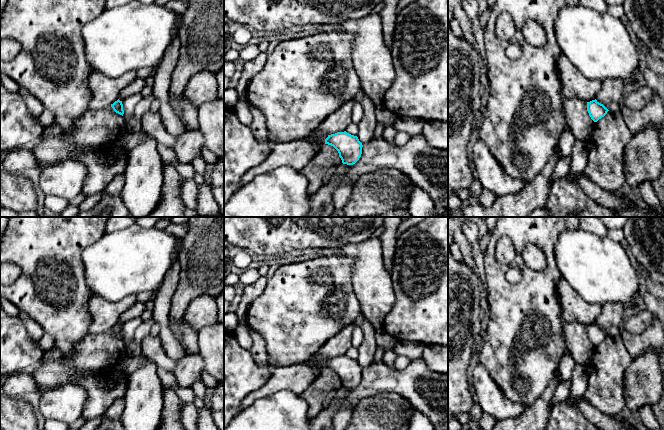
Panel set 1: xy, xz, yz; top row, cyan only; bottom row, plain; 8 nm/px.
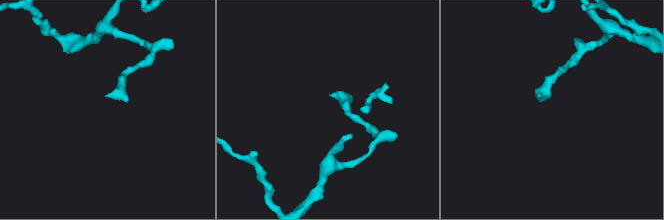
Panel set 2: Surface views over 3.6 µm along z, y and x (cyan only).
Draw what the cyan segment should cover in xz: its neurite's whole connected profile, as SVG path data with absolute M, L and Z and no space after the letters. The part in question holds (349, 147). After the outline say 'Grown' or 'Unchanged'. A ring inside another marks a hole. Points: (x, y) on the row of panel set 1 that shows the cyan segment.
M344 132L328 135L325 144L333 146L339 153L343 164L355 164L362 154L362 143L357 136Z. Unchanged

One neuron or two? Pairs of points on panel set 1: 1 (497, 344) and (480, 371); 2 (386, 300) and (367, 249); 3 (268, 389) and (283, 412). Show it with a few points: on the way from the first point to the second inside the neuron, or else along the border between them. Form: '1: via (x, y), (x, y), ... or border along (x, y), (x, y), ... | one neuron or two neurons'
1: border along (479, 362), (497, 386) | two neurons
2: via (373, 287), (369, 278), (368, 262) | one neuron
3: border along (294, 392), (275, 391), (260, 397), (250, 405) | two neurons

